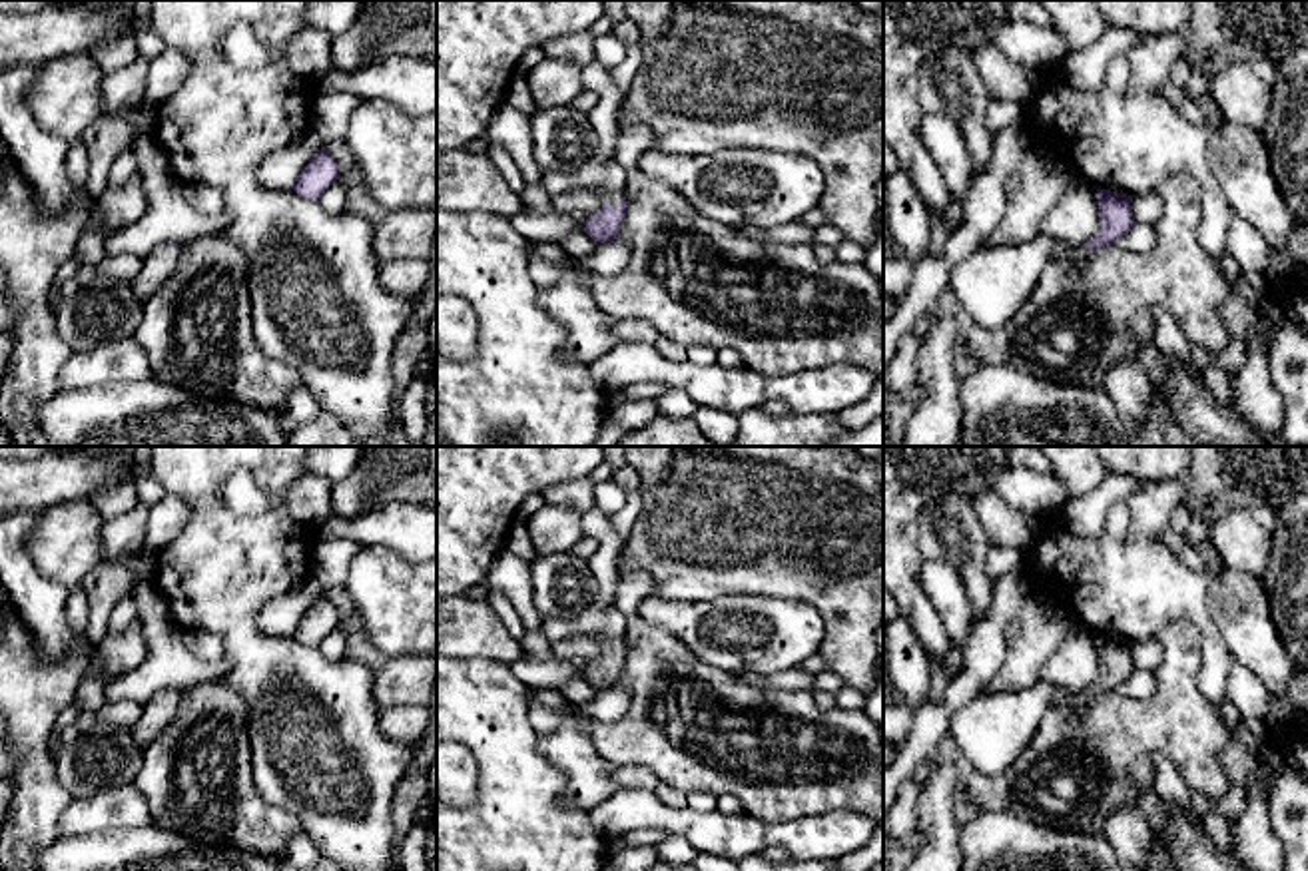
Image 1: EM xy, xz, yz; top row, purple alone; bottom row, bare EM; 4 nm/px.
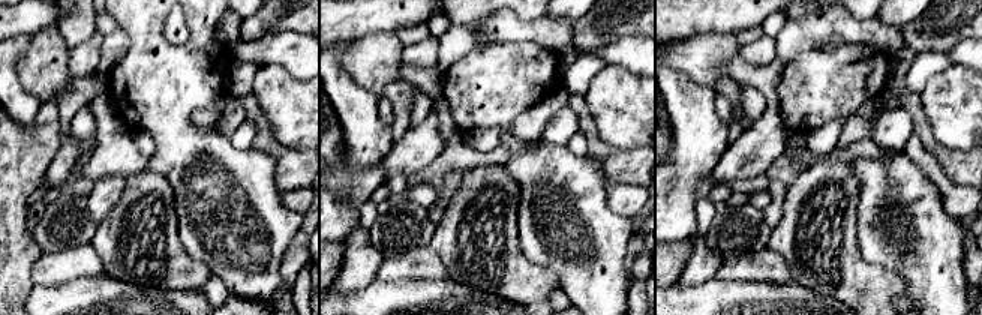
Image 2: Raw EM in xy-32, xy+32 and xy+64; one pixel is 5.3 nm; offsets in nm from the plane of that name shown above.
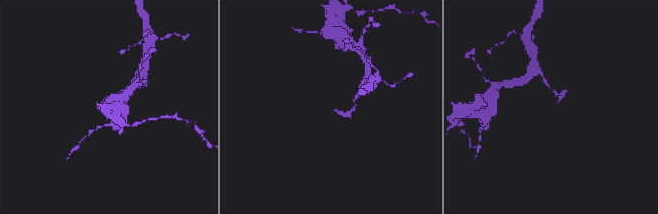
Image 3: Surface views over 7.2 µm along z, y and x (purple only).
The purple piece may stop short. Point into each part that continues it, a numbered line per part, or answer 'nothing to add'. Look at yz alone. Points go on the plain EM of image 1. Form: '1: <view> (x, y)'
1: yz (1077, 700)

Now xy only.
1: xy (156, 714)

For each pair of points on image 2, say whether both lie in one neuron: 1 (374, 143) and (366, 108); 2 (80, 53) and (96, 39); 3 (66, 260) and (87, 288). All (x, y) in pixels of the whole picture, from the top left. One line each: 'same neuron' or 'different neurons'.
1: same neuron
2: same neuron
3: different neurons

